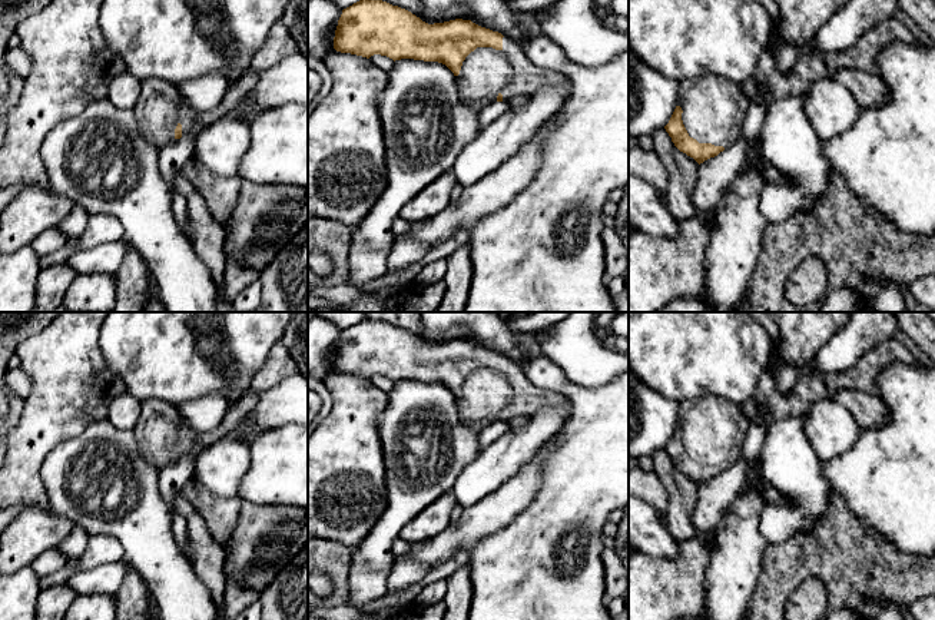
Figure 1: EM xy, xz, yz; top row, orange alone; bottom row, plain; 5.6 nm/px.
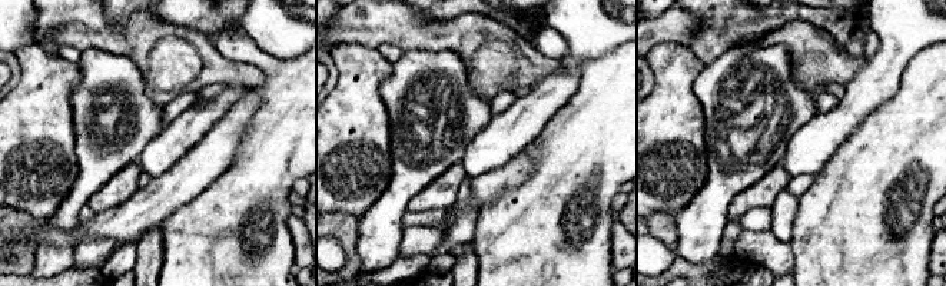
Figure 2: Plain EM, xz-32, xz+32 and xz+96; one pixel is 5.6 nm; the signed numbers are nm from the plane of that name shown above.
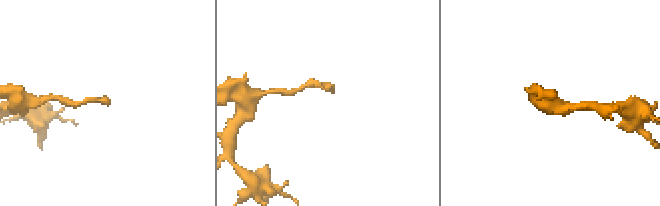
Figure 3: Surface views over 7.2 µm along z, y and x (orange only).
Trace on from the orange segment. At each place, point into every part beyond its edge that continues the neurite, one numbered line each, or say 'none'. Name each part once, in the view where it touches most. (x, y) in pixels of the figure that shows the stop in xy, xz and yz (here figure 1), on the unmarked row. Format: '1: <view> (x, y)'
1: xz (486, 393)

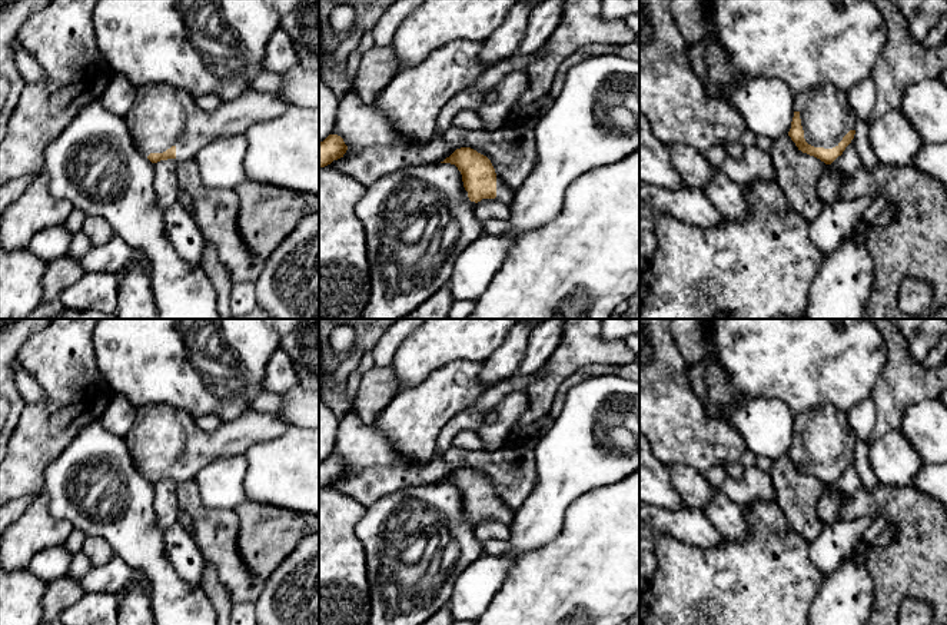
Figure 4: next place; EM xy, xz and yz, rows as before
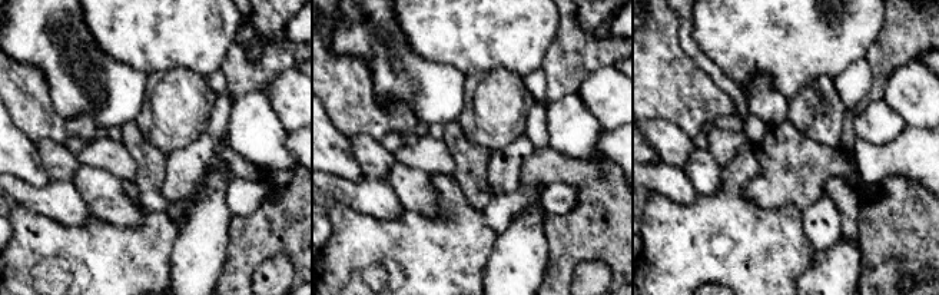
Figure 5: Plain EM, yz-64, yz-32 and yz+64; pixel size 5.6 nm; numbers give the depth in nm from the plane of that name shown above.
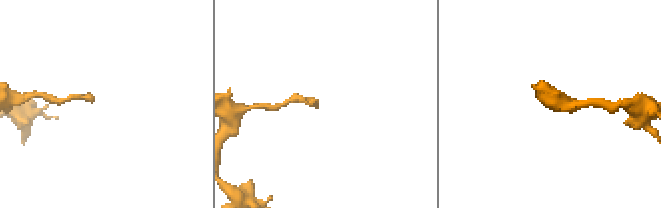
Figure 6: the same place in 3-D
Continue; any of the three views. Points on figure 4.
1: yz (826, 434)

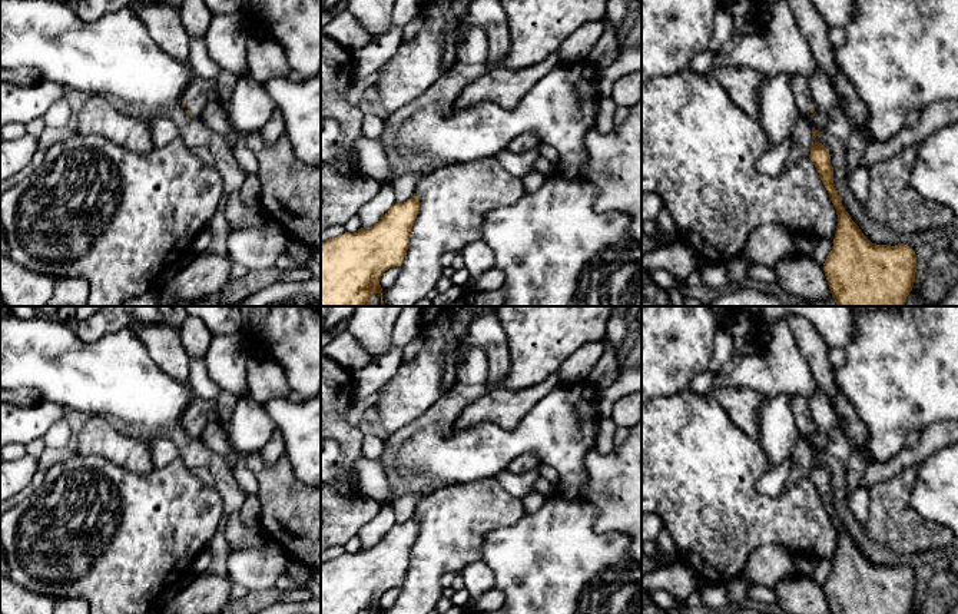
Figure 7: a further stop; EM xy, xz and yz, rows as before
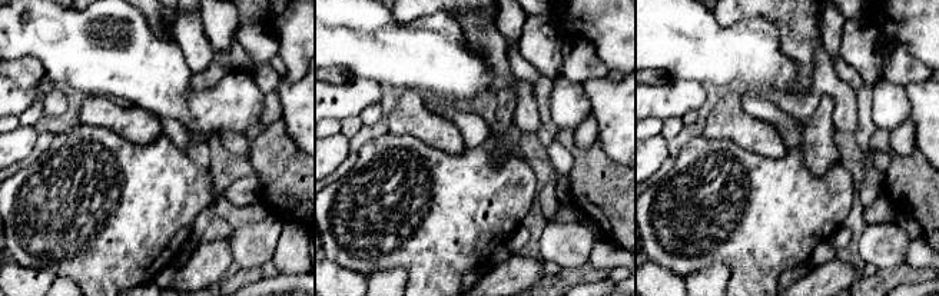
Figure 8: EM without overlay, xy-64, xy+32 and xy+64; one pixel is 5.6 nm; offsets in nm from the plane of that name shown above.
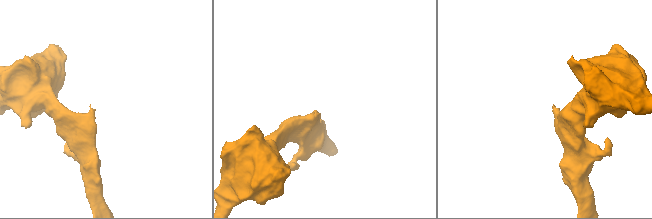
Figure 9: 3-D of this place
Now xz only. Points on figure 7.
none

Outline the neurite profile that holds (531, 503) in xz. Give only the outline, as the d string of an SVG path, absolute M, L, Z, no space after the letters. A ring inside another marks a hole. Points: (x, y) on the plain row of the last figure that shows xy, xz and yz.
M536 491L530 492L521 500L526 514L538 511L546 501L547 498Z

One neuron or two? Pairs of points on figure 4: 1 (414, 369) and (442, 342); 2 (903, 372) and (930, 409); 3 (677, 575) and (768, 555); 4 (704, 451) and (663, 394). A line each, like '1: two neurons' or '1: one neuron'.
1: one neuron
2: two neurons
3: one neuron
4: one neuron

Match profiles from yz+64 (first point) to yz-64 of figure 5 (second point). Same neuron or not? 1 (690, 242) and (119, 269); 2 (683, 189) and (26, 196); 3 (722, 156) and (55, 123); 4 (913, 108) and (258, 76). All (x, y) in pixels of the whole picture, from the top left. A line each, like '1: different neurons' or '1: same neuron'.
1: same neuron
2: same neuron
3: different neurons
4: different neurons

